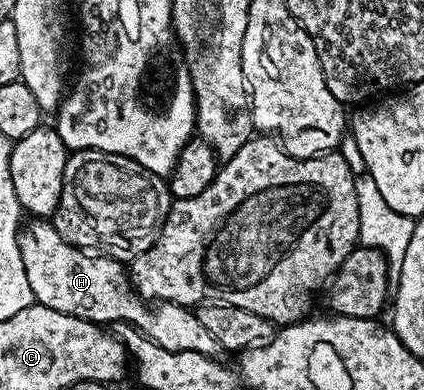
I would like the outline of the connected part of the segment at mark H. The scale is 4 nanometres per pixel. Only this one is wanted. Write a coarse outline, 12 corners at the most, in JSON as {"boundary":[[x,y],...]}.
{"boundary":[[51,221],[19,235],[33,299],[169,348],[212,348],[196,310],[149,305],[125,263]]}

